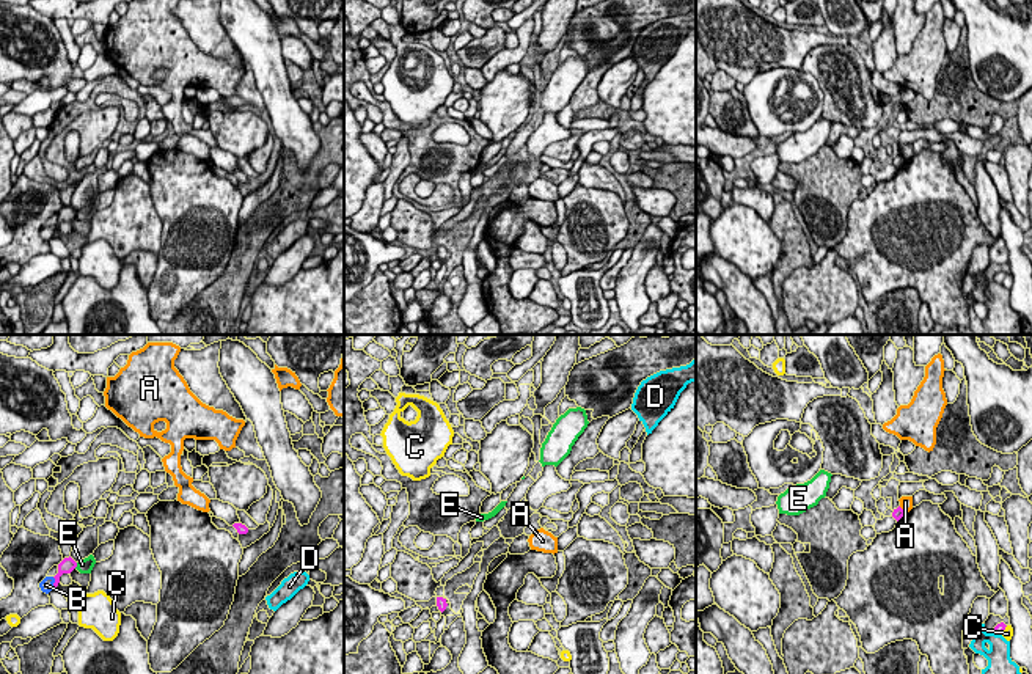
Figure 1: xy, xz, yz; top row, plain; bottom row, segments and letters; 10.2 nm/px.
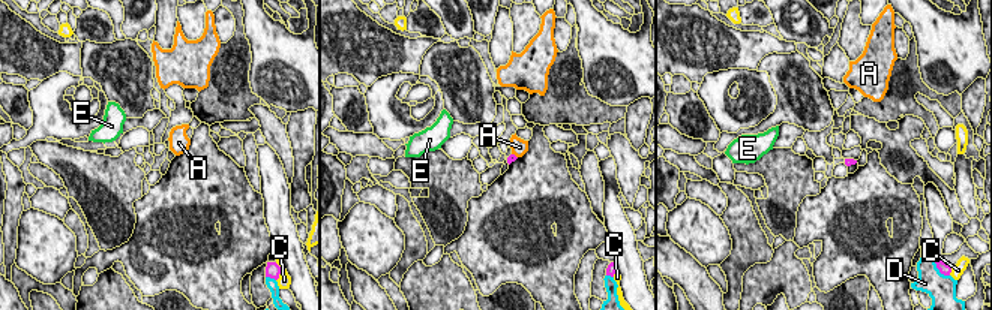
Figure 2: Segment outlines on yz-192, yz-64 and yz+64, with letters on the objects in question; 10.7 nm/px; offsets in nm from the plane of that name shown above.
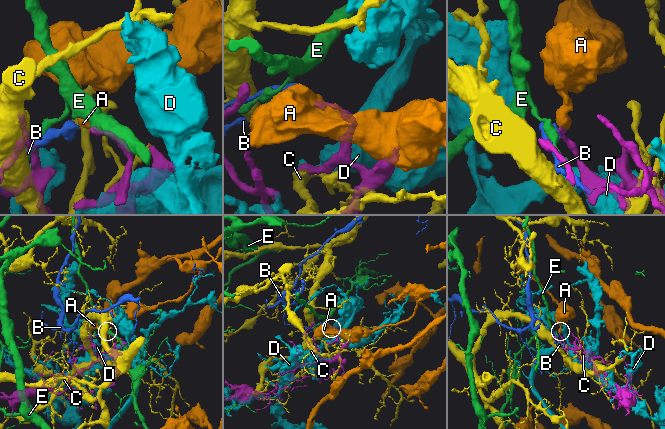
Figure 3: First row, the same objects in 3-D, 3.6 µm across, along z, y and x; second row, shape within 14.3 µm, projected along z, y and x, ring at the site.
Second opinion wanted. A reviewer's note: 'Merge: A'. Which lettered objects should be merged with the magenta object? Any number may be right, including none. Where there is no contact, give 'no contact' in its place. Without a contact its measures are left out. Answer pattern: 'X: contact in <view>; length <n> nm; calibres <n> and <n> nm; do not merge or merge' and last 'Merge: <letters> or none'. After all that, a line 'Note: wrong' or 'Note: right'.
A: contact in yz; length 100 nm; calibres 120 and 130 nm; do not merge
B: contact in xy; length 130 nm; calibres 160 and 140 nm; do not merge
C: contact in yz; length 120 nm; calibres 100 and 100 nm; do not merge
D: contact in yz; length 100 nm; calibres 100 and 240 nm; do not merge
E: contact in xy; length 70 nm; calibres 160 and 160 nm; do not merge
Merge: none
Note: wrong

